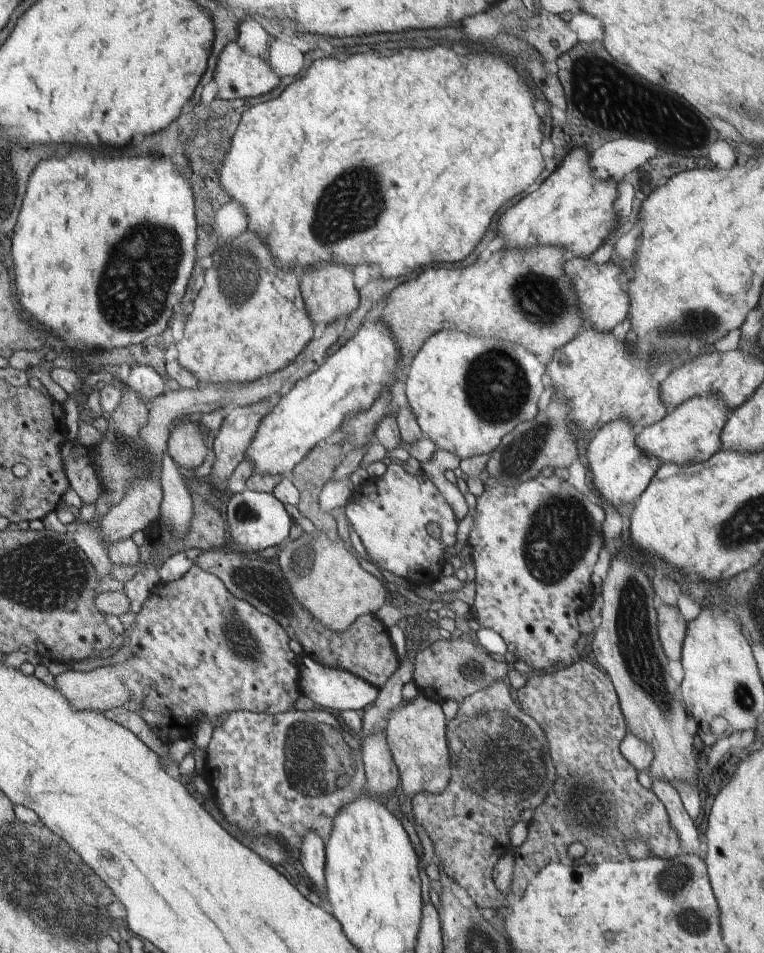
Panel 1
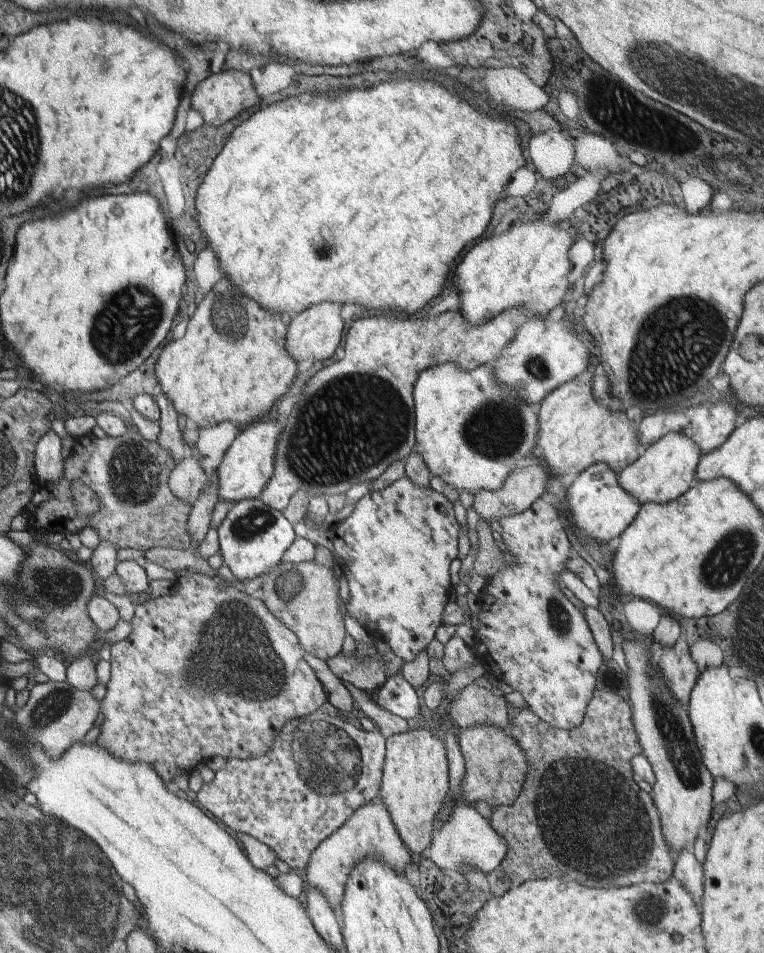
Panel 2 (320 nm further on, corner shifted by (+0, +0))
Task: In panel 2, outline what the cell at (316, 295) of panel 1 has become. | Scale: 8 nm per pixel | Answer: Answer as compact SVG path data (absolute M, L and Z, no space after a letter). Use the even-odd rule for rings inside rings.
M334 303L312 305L288 321L285 347L297 362L308 358L312 358L314 362L324 362L336 352L344 330L344 323L340 319L341 308L342 306Z

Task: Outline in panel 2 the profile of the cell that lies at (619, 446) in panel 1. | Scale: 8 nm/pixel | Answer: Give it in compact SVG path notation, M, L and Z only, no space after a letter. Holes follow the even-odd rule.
M596 463L584 469L566 491L571 520L569 524L585 545L608 543L620 536L634 520L640 504L633 495L618 484L618 474L604 463Z

